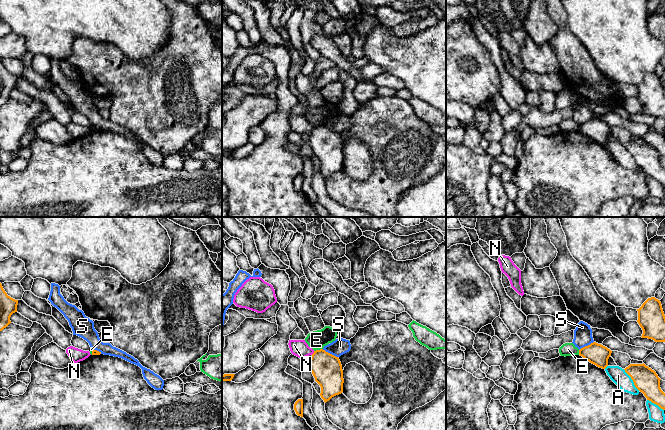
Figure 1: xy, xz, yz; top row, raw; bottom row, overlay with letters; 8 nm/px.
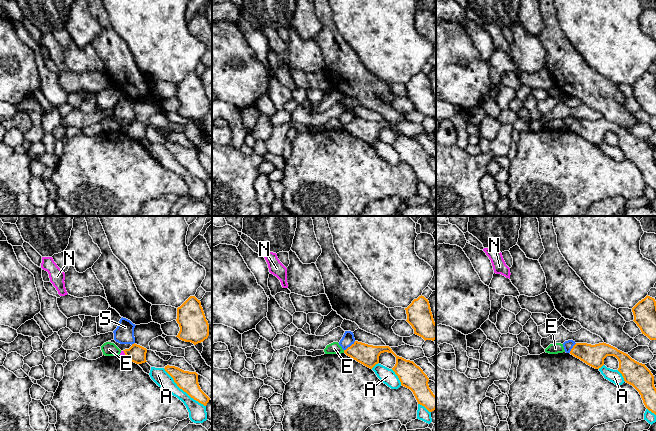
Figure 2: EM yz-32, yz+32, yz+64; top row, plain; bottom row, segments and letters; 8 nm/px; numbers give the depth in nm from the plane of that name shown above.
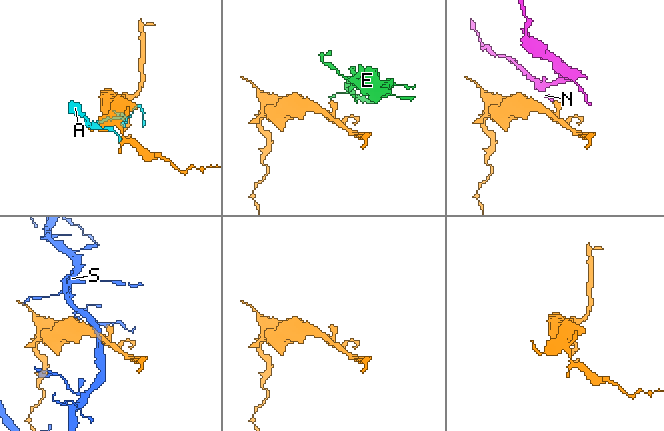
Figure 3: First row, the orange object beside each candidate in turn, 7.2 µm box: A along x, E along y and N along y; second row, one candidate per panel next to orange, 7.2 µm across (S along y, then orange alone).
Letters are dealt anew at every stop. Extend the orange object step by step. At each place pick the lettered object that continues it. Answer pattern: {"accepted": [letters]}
{"accepted": []}

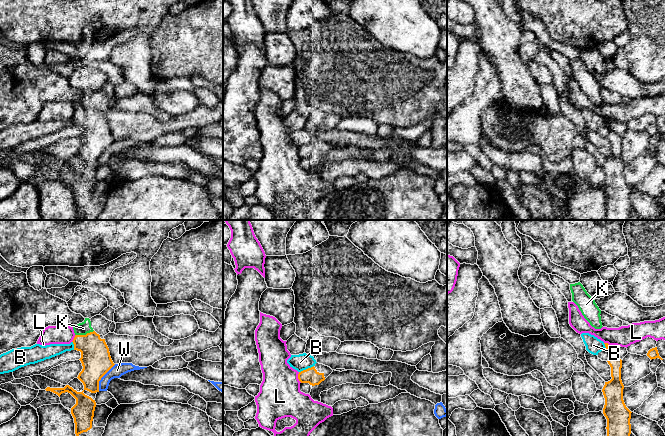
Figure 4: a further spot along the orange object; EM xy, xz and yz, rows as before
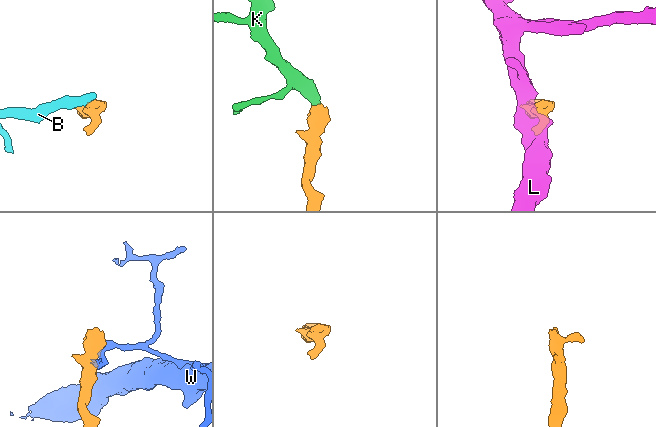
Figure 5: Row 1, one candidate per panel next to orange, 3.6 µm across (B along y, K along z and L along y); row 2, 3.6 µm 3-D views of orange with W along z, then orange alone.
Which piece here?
{"accepted": ["K"]}

